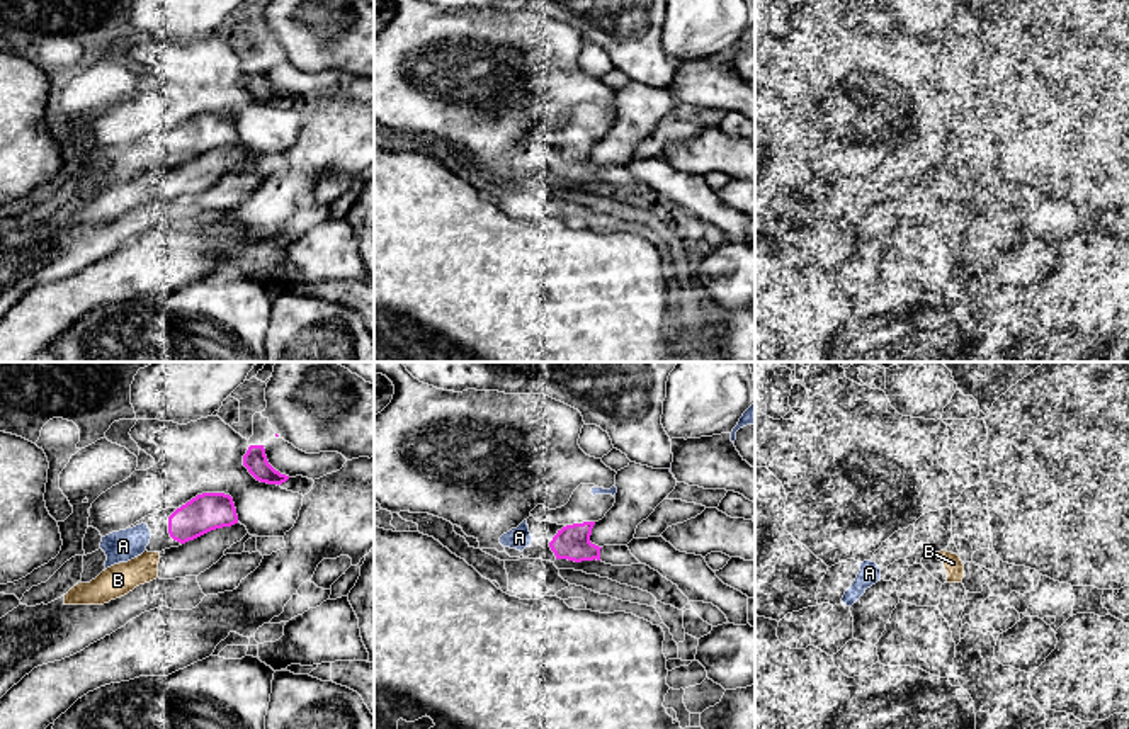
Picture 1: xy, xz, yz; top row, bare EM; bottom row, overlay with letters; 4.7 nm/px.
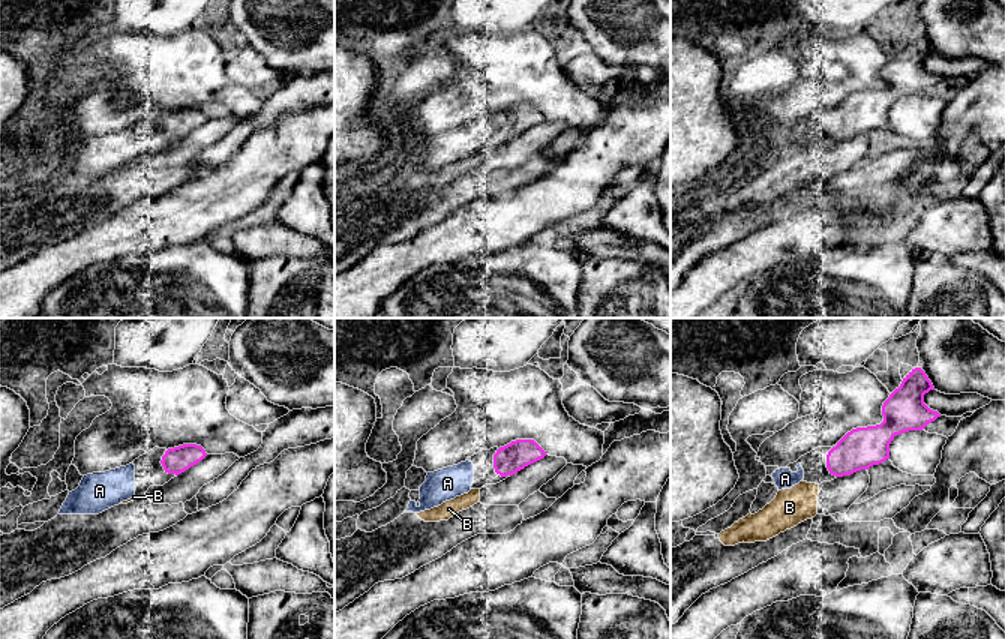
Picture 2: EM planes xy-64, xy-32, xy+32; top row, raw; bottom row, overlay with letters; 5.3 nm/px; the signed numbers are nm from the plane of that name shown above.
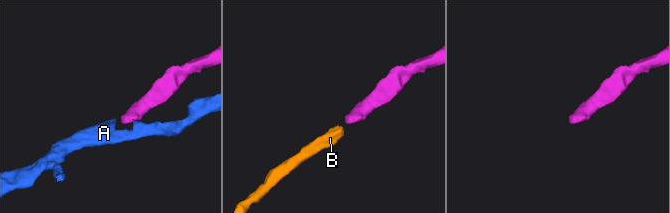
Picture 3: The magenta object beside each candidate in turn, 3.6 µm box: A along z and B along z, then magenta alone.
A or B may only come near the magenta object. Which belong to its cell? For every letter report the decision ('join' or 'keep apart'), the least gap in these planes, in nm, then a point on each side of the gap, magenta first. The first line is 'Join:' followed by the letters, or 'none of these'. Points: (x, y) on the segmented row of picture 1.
Join: A
A: join | 90 nm | xy (169, 532), (150, 532)
B: keep apart | 100 nm | xy (172, 537), (158, 553)

